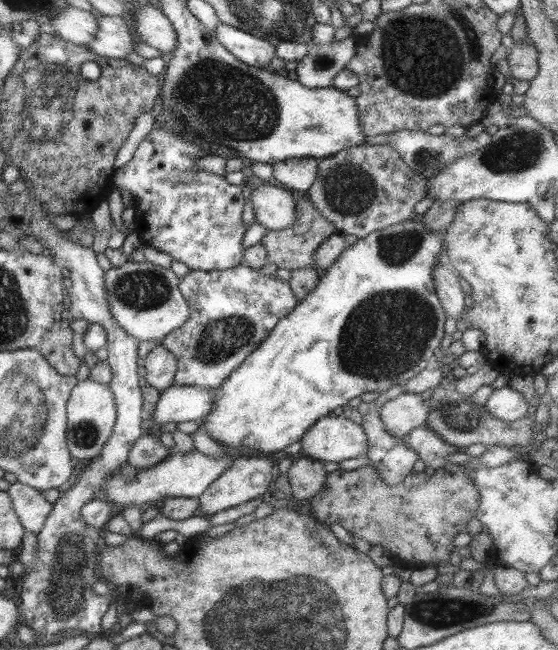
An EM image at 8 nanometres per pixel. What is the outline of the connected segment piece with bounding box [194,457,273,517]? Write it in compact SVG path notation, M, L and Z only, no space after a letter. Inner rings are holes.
M237 457L198 496L198 510L196 510L194 515L200 514L209 517L216 512L227 510L227 508L243 504L256 496L262 495L267 490L271 478L273 478L273 460L271 458Z

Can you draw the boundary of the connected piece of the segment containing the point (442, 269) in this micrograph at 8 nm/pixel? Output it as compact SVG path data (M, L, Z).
M437 262L432 272L433 284L438 301L444 308L444 314L458 320L460 312L465 309L465 296L457 276L443 264Z

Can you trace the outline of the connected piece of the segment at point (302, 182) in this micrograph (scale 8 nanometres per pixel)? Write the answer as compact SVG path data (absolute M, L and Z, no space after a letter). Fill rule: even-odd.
M307 157L287 159L272 165L272 175L284 189L307 192L317 176L316 164L316 159Z

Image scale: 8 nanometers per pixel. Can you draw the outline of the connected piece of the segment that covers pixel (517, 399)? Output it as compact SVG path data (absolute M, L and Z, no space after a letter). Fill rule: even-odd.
M508 385L493 389L484 403L484 409L503 422L515 422L526 414L527 403Z

